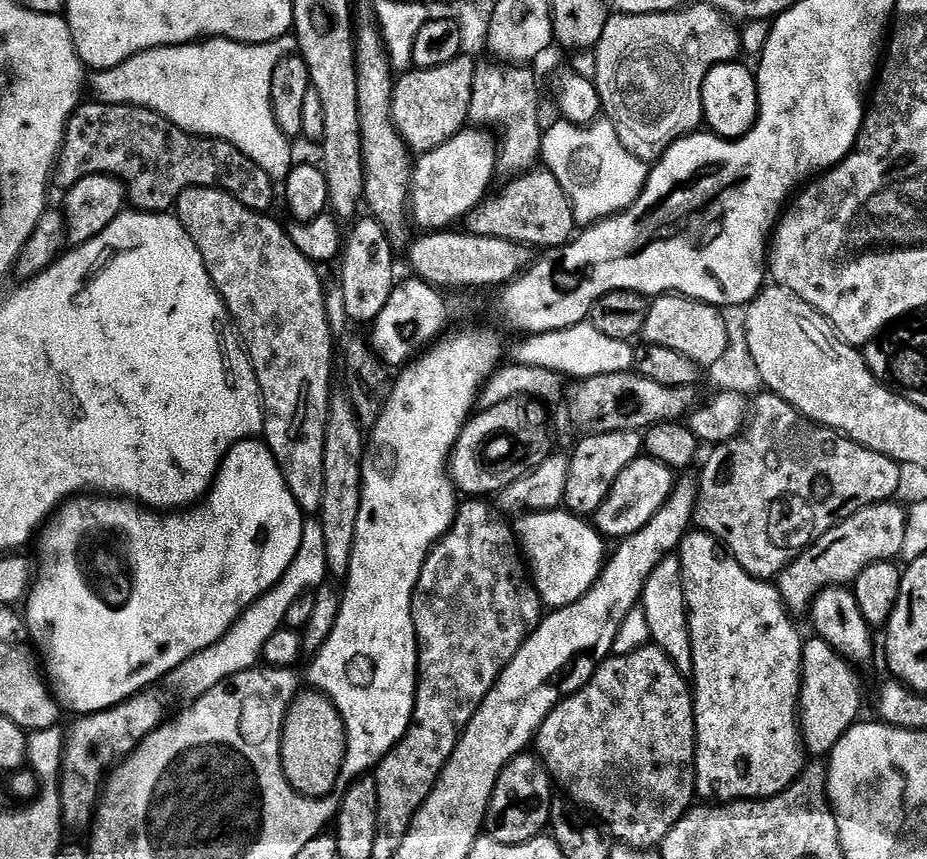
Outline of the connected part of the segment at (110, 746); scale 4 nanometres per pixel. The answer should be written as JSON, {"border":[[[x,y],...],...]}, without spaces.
{"border":[[[145,690],[137,692],[129,700],[123,700],[121,704],[115,704],[113,708],[84,714],[73,719],[76,721],[73,722],[72,729],[67,729],[64,737],[64,756],[60,767],[60,823],[67,831],[69,828],[72,832],[87,833],[91,829],[92,821],[96,818],[96,806],[100,802],[100,794],[104,791],[104,785],[110,773],[128,756],[131,756],[132,751],[155,728],[165,723],[169,715],[167,712],[168,704],[156,693],[156,690]]]}

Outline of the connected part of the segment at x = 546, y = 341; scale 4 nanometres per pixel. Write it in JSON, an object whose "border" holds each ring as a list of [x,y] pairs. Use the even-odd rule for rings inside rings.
{"border":[[[591,322],[576,324],[557,332],[532,334],[521,340],[524,341],[512,352],[511,359],[515,363],[559,372],[565,378],[631,372],[636,362],[634,348],[629,341],[606,338],[606,334],[602,334]]]}

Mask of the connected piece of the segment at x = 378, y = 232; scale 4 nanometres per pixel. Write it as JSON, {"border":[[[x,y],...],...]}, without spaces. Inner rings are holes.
{"border":[[[357,219],[351,225],[352,233],[349,236],[347,233],[342,255],[338,260],[338,265],[340,264],[338,287],[342,290],[342,299],[346,301],[346,314],[349,321],[353,325],[367,324],[368,326],[382,314],[392,289],[398,283],[398,276],[396,276],[396,264],[392,261],[394,249],[388,238],[388,231],[376,219],[367,219]]]}

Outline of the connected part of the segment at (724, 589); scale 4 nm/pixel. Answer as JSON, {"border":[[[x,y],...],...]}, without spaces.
{"border":[[[703,530],[689,531],[681,542],[678,555],[684,575],[684,593],[688,603],[688,625],[690,642],[694,650],[690,687],[692,702],[696,709],[696,794],[701,801],[730,804],[733,800],[769,800],[779,792],[785,792],[806,767],[806,749],[801,739],[801,721],[798,719],[800,706],[801,668],[805,637],[800,637],[793,617],[784,604],[775,583],[752,576],[738,561],[729,556],[720,541]]]}

